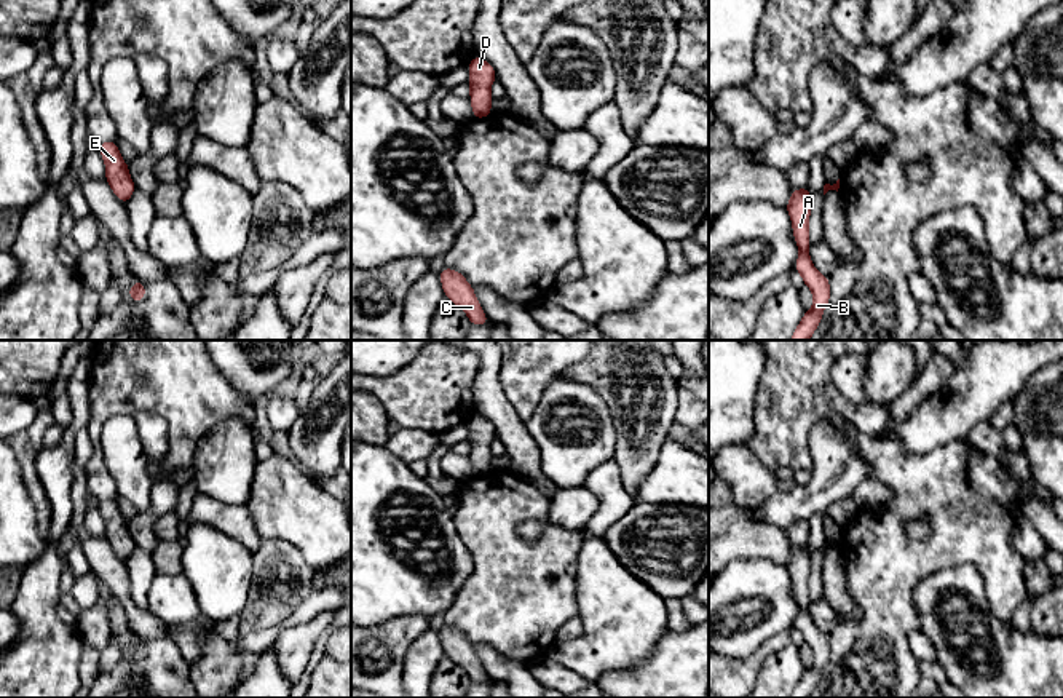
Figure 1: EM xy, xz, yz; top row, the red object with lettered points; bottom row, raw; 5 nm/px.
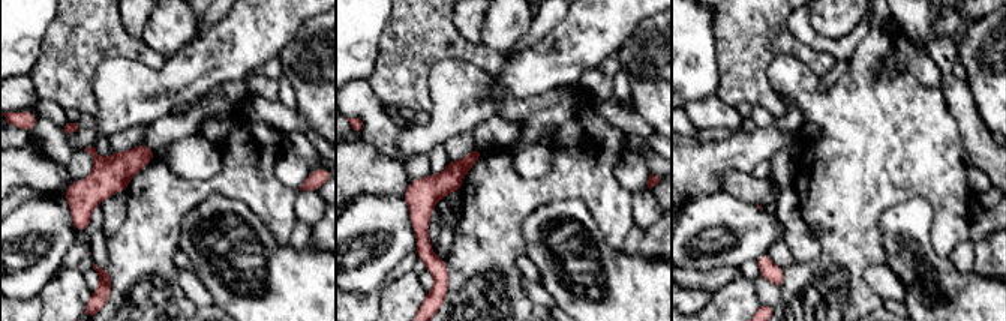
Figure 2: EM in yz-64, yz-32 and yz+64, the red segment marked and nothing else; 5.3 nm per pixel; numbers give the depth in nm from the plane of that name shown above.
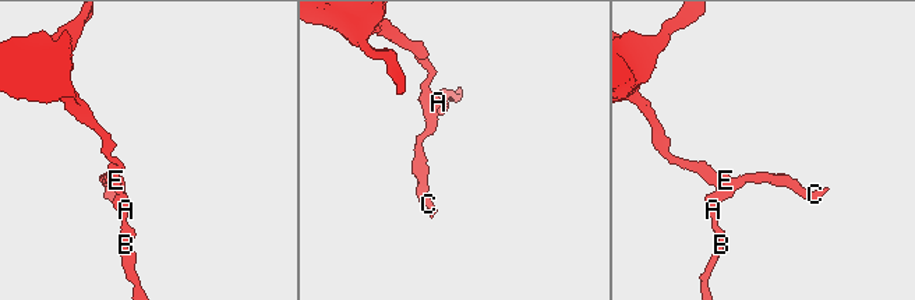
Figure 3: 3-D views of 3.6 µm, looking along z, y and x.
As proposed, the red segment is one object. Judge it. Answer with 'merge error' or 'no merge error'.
no merge error

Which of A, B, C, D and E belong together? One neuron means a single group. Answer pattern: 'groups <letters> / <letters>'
groups A B C D E

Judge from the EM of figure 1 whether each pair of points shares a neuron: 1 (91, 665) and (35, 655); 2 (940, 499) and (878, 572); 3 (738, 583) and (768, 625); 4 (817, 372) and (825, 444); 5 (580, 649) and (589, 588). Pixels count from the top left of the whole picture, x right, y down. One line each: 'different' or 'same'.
1: different
2: same
3: same
4: different
5: same

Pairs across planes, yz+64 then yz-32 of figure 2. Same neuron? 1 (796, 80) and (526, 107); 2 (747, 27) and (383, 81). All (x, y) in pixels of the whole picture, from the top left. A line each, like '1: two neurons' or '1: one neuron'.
1: one neuron
2: one neuron

